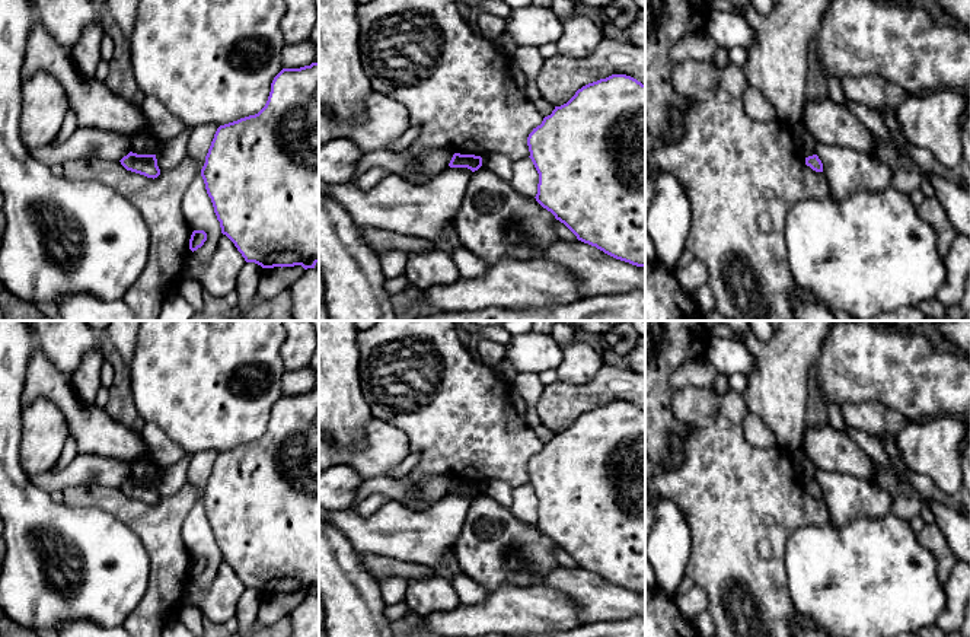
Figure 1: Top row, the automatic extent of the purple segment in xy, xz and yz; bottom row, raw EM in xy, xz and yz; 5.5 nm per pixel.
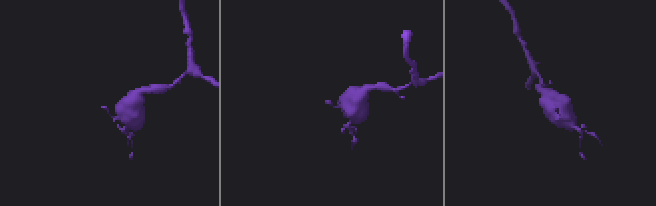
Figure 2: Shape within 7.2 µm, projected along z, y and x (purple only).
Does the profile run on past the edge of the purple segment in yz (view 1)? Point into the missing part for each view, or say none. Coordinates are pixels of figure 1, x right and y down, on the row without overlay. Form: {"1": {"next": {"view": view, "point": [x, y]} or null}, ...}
{"1": {"next": null}}

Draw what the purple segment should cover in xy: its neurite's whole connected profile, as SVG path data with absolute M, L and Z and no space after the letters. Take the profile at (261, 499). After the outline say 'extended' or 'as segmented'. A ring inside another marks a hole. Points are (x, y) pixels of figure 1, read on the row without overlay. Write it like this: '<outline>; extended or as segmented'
M319 389L300 395L283 395L274 404L268 427L258 440L220 452L205 482L201 503L220 548L221 560L234 570L246 589L255 589L262 595L294 592L301 592L304 596L315 595L319 589Z; as segmented

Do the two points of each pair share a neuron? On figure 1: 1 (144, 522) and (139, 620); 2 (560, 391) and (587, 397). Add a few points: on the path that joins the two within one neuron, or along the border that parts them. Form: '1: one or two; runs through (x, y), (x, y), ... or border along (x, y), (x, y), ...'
1: one; runs through (160, 547), (160, 595)
2: one; runs through (567, 397), (580, 397)

